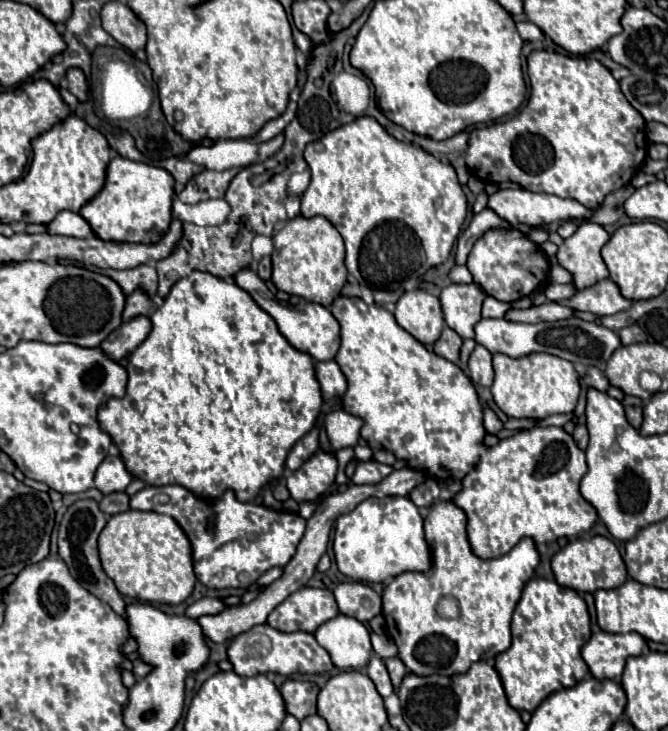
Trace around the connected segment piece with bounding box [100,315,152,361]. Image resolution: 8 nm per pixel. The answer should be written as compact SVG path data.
M136 315L136 319L124 321L116 331L112 331L112 335L108 335L108 339L104 339L100 347L114 361L120 361L146 339L150 329L152 329L152 323L148 315Z

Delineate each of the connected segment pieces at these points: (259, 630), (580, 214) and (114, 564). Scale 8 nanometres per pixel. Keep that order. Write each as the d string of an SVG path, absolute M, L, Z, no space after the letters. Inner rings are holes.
M256 625L238 637L232 639L228 647L228 661L232 669L240 677L258 675L258 673L278 673L278 675L318 675L334 669L328 651L318 645L312 633L296 631L296 633L280 633L270 625Z
M500 189L494 195L490 195L488 207L494 209L502 219L506 219L510 225L550 225L554 221L564 221L564 219L586 219L592 217L592 209L586 209L584 205L576 203L574 199L560 199L556 195L548 193L532 193L526 189Z
M134 509L112 515L98 537L98 551L106 575L124 597L142 603L178 605L186 601L194 589L196 575L192 571L190 541L168 515Z

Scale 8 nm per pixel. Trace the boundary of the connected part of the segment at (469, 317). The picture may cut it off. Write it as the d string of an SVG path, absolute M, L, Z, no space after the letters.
M450 283L440 291L444 319L448 327L454 329L462 339L474 337L474 325L480 321L484 297L484 289L478 283Z

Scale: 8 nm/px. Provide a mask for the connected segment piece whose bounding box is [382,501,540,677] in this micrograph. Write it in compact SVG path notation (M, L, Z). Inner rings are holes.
M438 501L432 505L428 517L424 519L424 533L426 543L432 549L432 567L426 573L402 573L394 577L390 585L384 587L382 593L382 615L386 619L386 633L392 637L392 641L398 647L398 657L402 657L402 663L412 671L414 675L428 677L428 675L460 675L470 669L474 661L480 659L492 659L498 653L506 651L510 647L510 619L512 611L522 595L522 589L526 581L532 577L540 557L536 553L534 541L530 537L524 537L512 547L510 553L498 557L498 559L480 559L470 551L468 537L466 537L466 515L462 509L458 509L452 501ZM440 597L454 597L460 603L460 617L456 619L442 619L436 613L436 603ZM482 627L482 639L468 639L468 633L476 633Z

